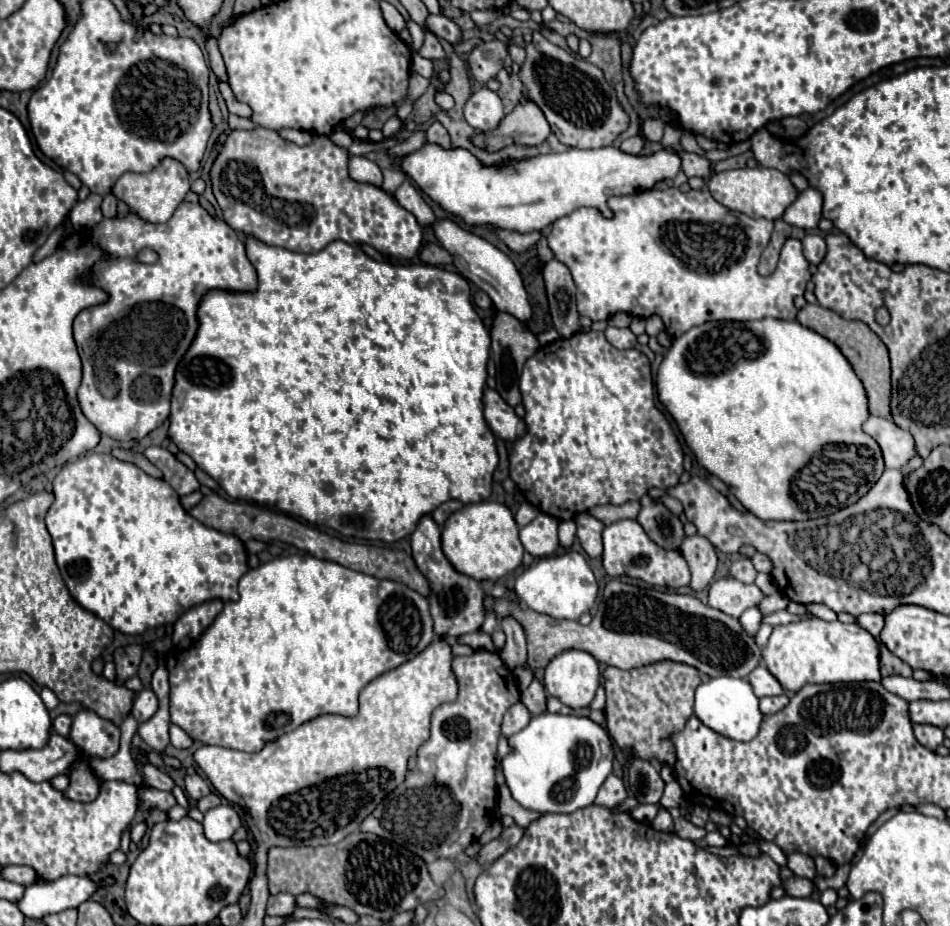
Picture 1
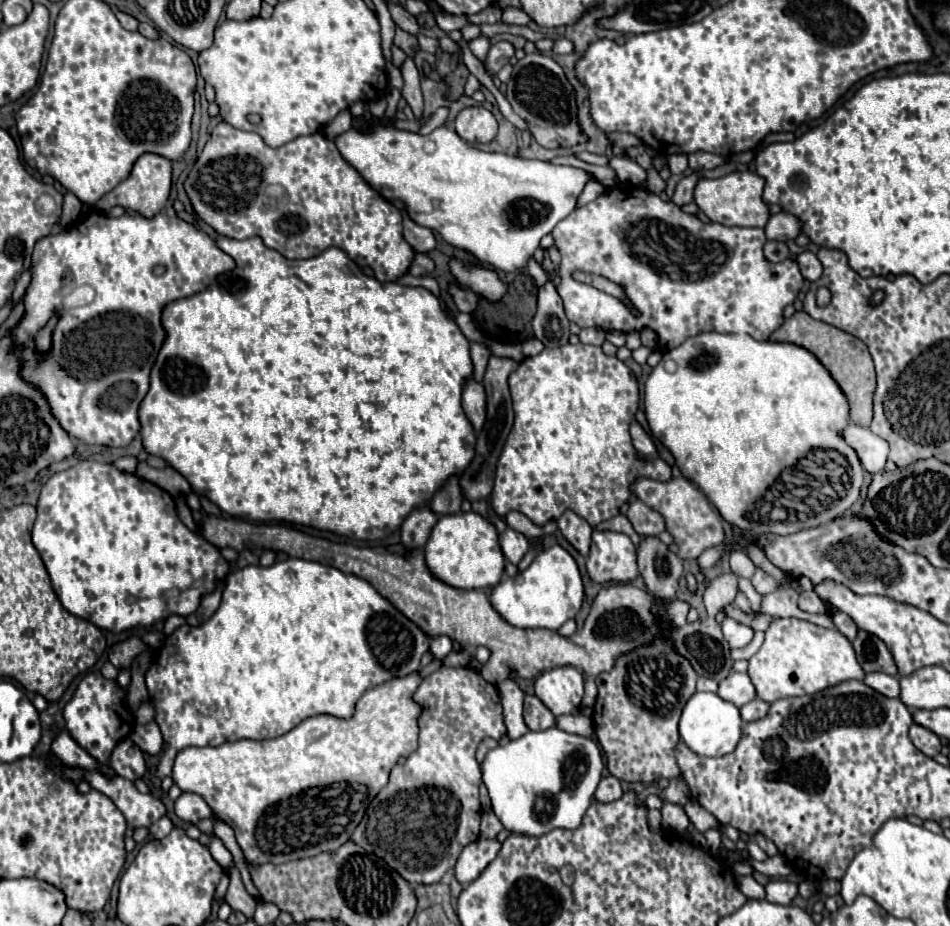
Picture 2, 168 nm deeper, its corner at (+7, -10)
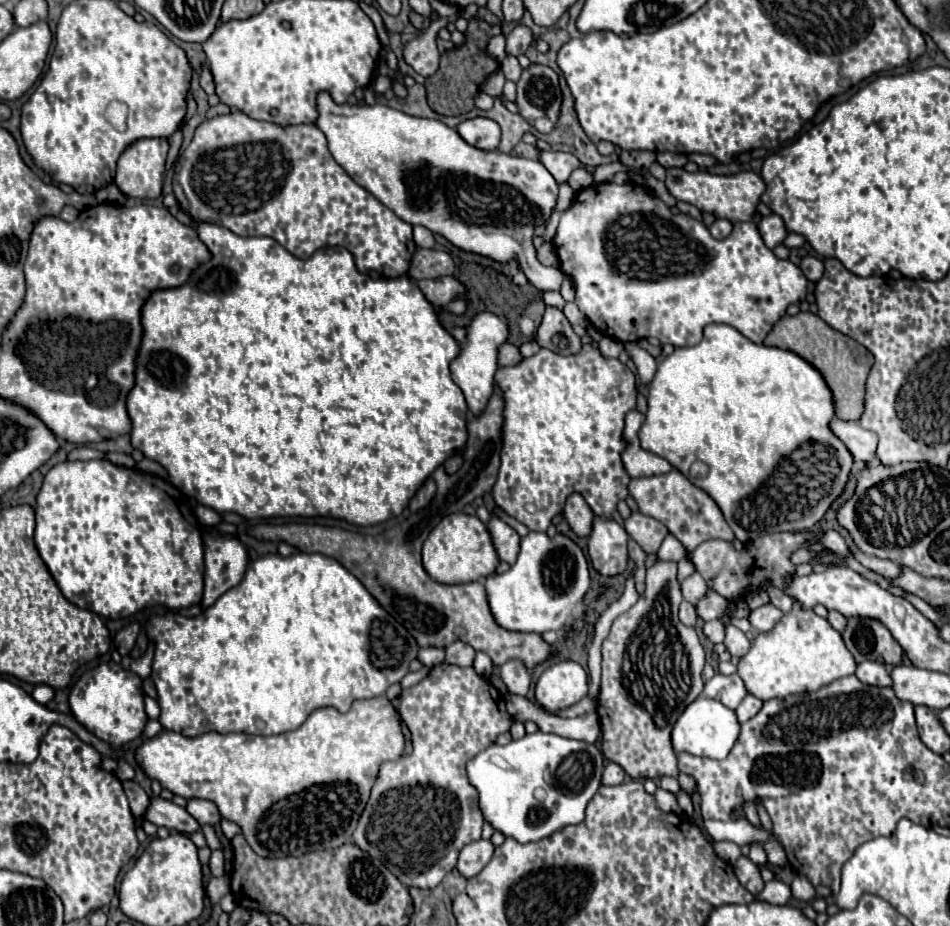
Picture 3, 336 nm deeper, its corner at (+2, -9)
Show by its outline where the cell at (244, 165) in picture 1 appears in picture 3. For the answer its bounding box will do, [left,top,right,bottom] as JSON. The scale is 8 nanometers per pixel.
[174,110,416,278]

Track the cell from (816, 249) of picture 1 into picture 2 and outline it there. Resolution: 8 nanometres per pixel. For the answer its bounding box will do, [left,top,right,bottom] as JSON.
[797,251,821,281]

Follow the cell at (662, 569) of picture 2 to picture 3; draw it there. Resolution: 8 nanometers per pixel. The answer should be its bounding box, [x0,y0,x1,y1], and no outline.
[596,562,704,778]

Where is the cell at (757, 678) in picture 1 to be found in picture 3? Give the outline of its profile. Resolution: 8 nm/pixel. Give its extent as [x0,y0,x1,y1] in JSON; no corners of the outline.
[702,674,748,710]

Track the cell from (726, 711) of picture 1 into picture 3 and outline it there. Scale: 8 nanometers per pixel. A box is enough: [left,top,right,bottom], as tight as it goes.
[670,696,740,760]

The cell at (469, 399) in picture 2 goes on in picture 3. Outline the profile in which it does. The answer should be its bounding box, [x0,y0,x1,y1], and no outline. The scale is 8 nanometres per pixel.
[450,312,510,416]

